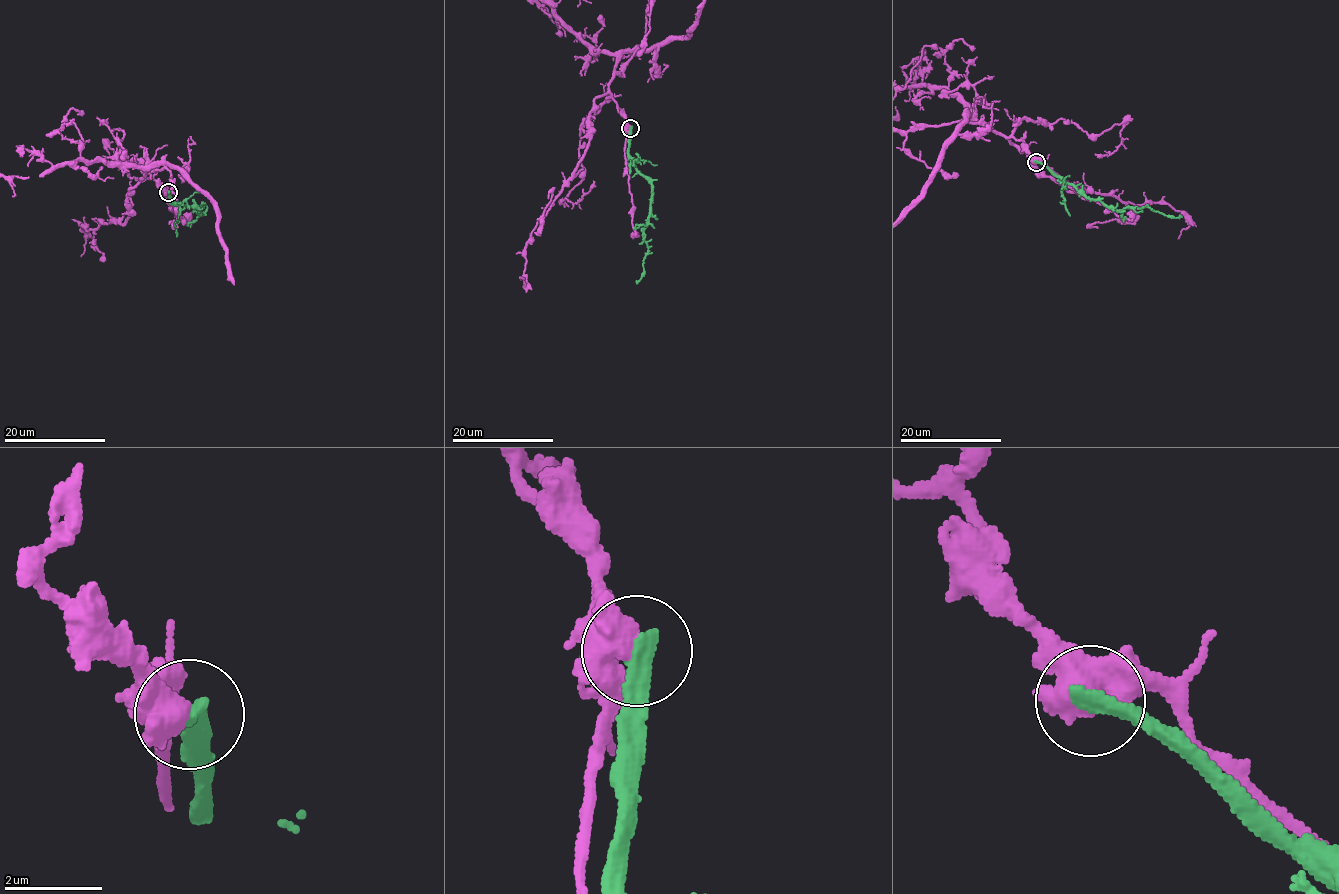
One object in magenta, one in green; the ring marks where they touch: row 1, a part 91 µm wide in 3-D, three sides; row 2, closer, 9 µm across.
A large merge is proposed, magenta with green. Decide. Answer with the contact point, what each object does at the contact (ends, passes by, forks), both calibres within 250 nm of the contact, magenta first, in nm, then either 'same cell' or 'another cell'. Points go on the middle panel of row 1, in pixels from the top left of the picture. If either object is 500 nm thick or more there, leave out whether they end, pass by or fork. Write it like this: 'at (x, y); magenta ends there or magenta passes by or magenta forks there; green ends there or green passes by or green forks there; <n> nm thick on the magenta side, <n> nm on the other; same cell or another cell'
at (630, 128); magenta passes by; green ends there; 480 nm thick on the magenta side, 400 nm on the other; another cell

